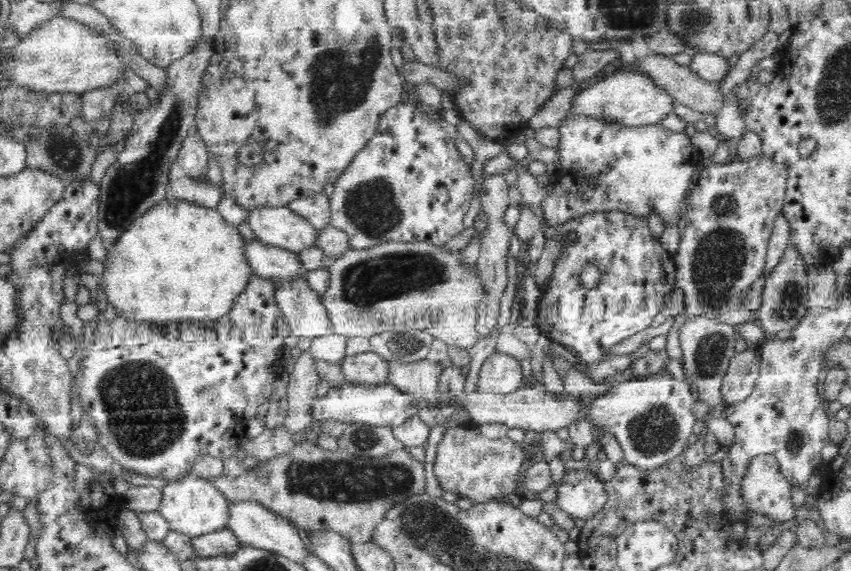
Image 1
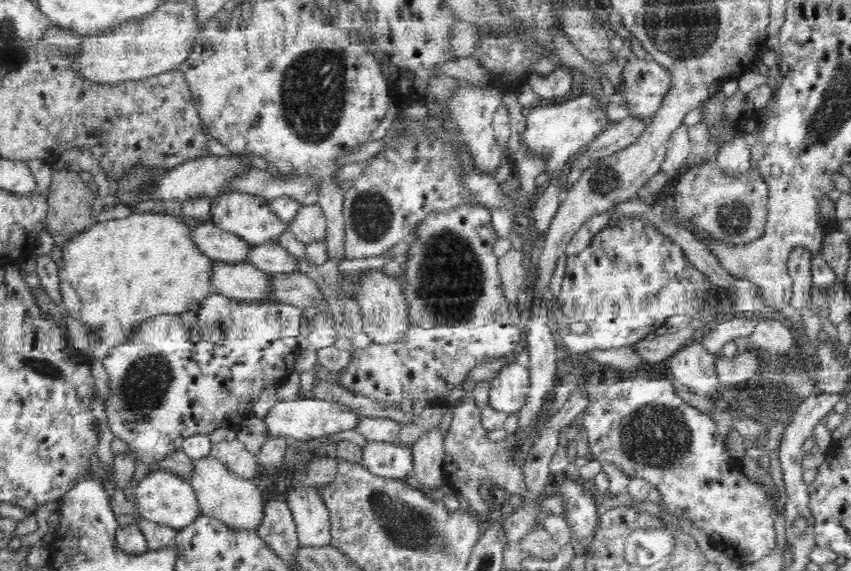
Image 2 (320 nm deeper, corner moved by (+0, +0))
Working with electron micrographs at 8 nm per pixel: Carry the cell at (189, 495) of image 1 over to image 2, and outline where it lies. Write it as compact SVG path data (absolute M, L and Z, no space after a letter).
M170 470L153 471L146 475L134 490L134 502L143 519L182 530L196 523L202 510L190 481L184 480Z

